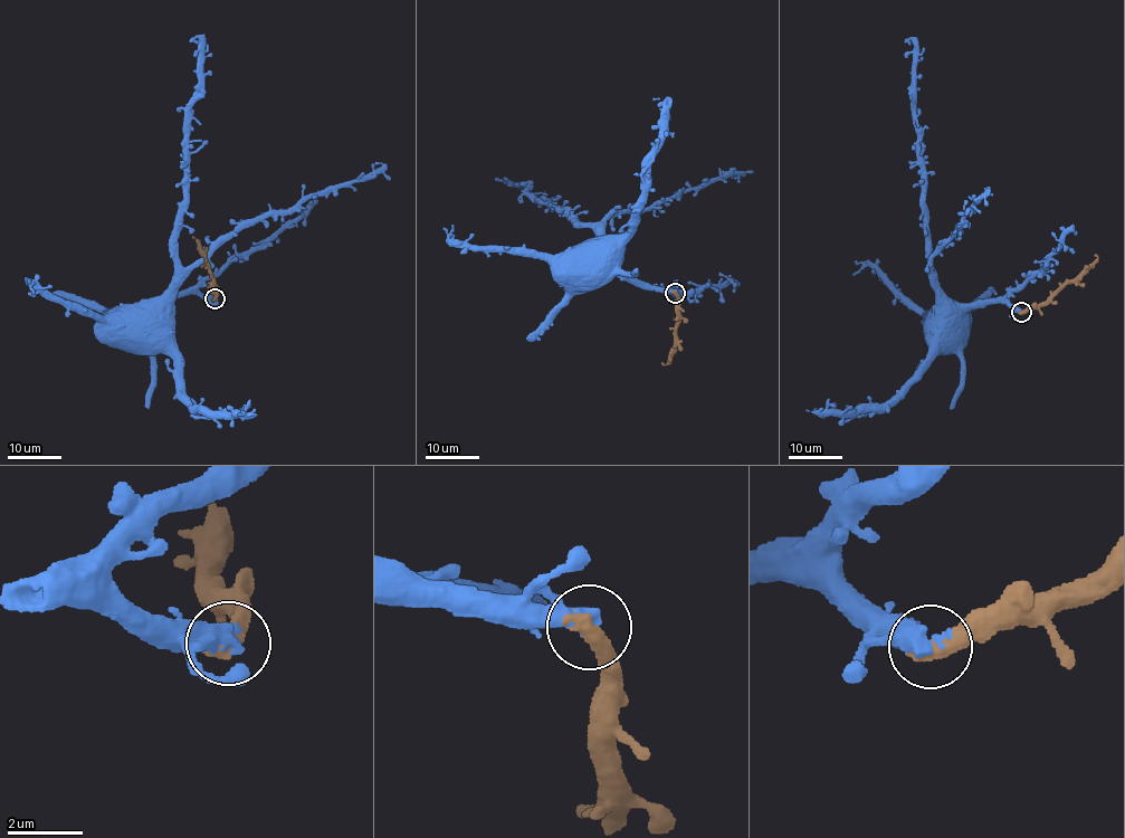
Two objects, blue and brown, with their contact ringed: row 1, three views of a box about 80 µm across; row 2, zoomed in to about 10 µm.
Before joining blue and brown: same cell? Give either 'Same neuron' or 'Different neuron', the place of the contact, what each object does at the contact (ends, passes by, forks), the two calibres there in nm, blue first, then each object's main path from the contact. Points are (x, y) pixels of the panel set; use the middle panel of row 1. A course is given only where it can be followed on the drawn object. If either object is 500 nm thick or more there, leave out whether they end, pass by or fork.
Different neuron. Place: (675, 293). Thickness 500 nm (blue) against 550 nm. Course of blue: (675, 293), (635, 285), (608, 269), (584, 268), (580, 264), (570, 266). Course of brown: (675, 293), (675, 339), (666, 364), (661, 363)

